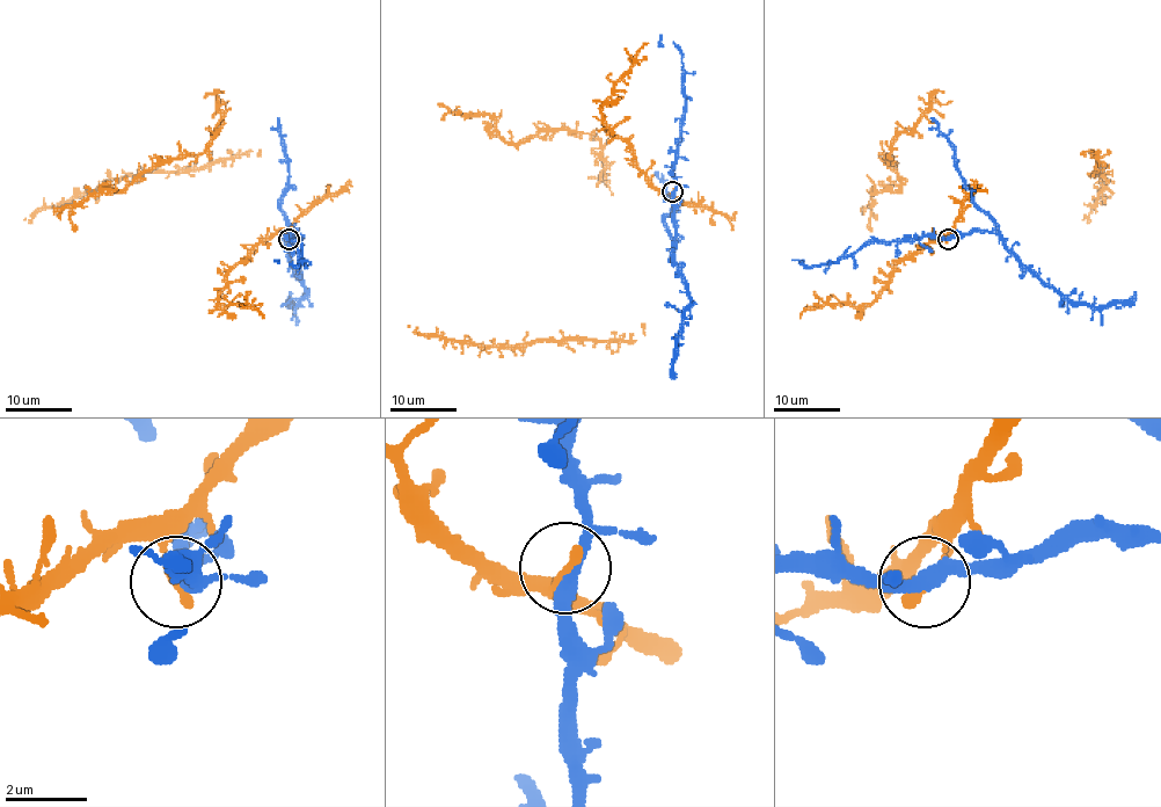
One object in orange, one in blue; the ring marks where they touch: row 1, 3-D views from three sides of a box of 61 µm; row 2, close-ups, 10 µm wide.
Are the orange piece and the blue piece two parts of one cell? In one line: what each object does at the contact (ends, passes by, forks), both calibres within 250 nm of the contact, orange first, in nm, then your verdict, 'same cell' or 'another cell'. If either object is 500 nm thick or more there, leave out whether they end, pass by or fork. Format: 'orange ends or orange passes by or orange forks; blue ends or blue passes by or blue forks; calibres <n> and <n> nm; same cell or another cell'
orange ends; blue passes by; calibres 240 and 340 nm; another cell

